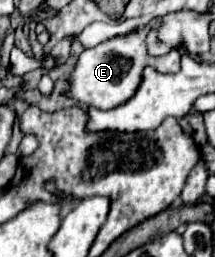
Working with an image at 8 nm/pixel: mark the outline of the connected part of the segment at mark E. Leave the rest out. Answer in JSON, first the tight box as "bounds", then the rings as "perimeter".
{"bounds":[70,17,180,109],"perimeter":[[[154,17],[150,23],[146,23],[138,31],[130,31],[126,35],[112,37],[94,49],[86,49],[80,55],[76,69],[72,73],[70,95],[88,107],[114,109],[134,97],[134,91],[138,91],[138,87],[142,83],[142,71],[146,67],[154,67],[158,73],[170,73],[170,75],[178,73],[180,71],[178,51],[170,51],[160,57],[146,55],[146,31],[150,31],[150,27],[158,27],[158,19],[162,19],[162,17]]]}

